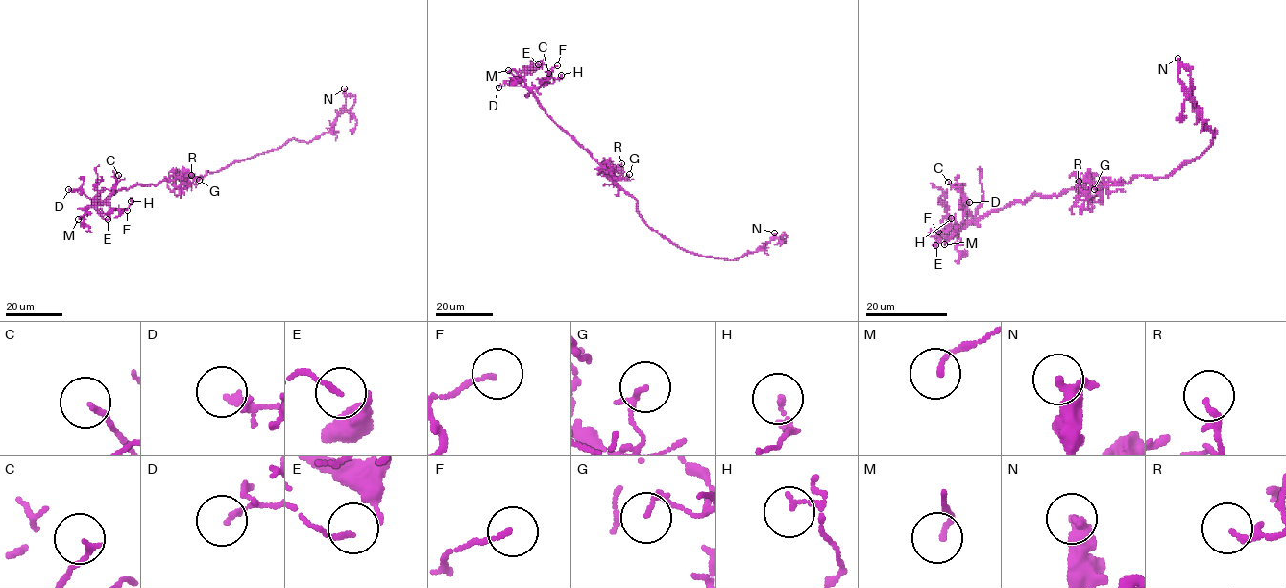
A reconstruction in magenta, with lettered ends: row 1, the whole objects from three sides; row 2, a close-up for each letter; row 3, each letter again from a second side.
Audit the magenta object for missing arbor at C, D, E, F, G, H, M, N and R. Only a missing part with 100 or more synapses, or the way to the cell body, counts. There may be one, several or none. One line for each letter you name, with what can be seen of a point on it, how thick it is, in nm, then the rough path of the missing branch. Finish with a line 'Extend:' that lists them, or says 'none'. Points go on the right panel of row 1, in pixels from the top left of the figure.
Extend: none

